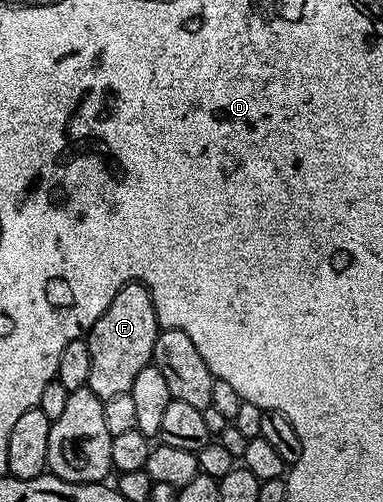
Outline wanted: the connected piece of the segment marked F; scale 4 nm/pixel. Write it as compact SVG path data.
M141 282L125 284L113 296L109 308L101 312L85 337L89 344L89 374L86 386L99 398L110 400L130 395L133 380L141 368L152 365L151 353L161 329L151 293Z

